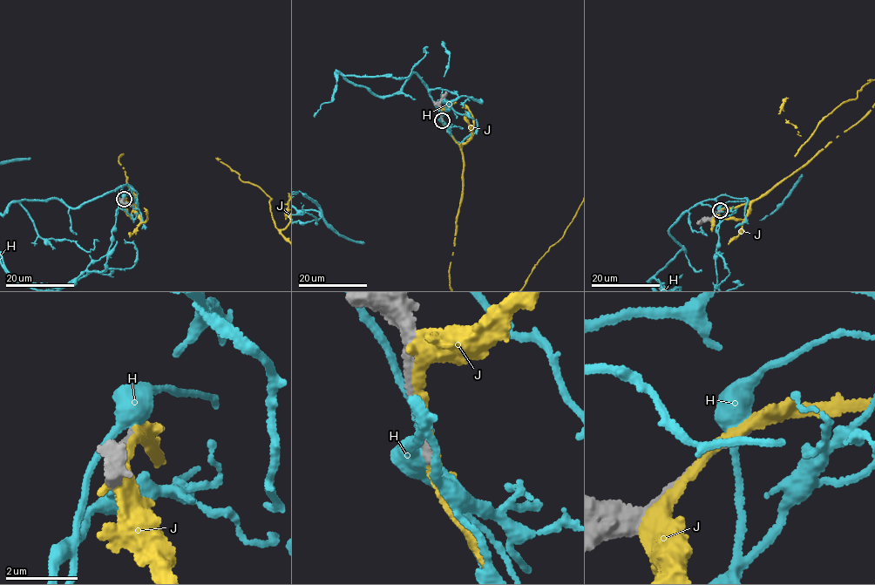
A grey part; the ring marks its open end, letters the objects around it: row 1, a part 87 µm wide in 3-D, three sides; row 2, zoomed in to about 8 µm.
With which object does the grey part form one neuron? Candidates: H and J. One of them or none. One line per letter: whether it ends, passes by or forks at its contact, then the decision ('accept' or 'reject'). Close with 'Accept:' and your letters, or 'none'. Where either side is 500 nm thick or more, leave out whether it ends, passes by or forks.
H: it passes by; reject
J: it passes by; reject
Accept: none

